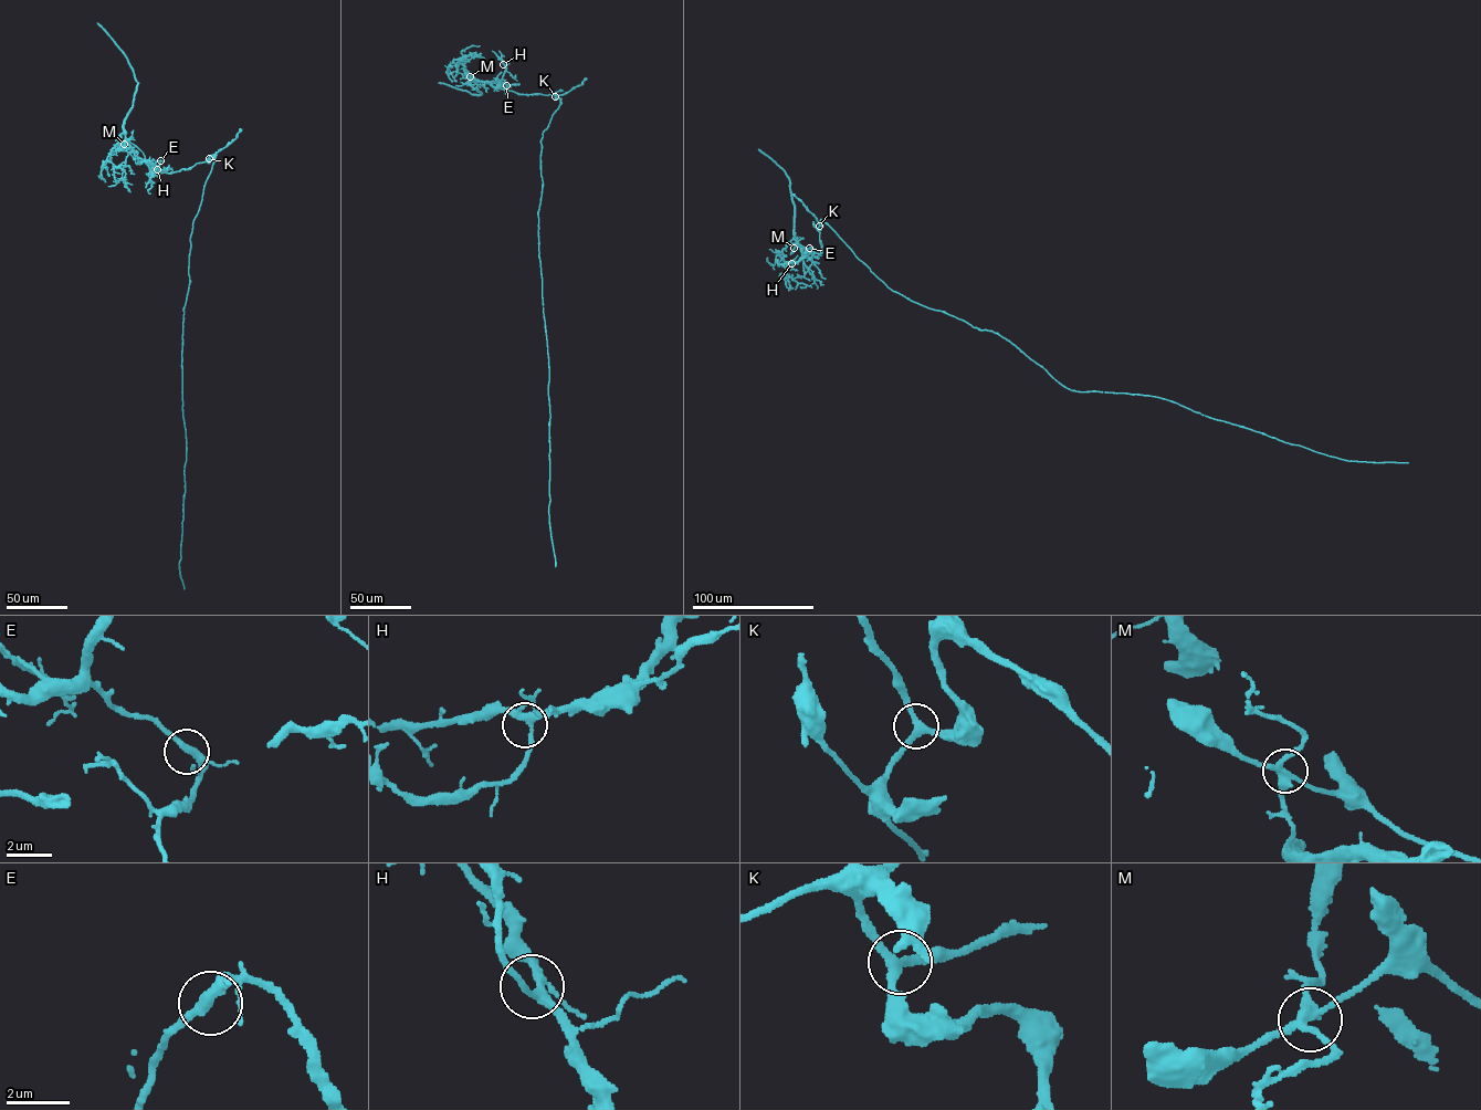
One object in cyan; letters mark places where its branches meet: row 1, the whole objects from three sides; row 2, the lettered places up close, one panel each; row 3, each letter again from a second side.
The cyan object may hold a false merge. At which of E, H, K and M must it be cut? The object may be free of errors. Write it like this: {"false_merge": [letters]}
{"false_merge": ["M"]}

